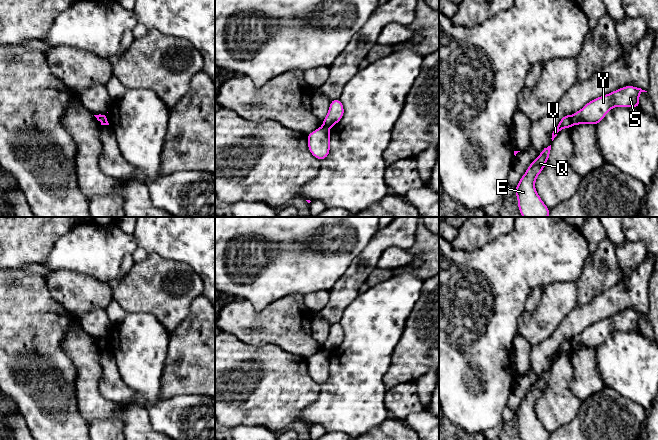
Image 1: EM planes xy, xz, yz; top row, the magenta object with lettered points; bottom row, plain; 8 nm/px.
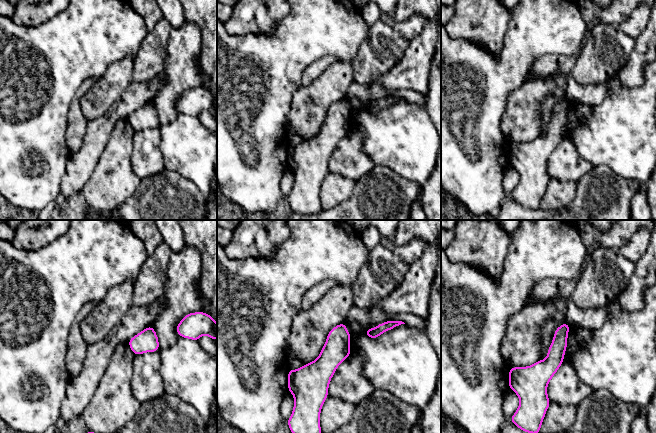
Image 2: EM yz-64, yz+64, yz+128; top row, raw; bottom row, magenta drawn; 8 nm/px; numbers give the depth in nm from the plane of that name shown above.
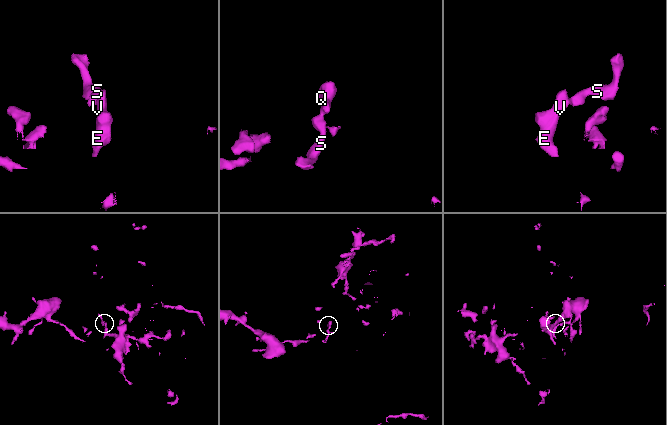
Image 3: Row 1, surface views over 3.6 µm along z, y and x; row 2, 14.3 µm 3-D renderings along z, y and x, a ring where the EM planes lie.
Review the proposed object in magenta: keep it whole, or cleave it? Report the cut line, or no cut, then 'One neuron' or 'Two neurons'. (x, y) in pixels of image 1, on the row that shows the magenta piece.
Split along yz (572, 115), (574, 123). Two neurons

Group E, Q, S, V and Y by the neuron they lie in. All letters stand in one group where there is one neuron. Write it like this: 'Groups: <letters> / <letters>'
Groups: E Q V / S Y

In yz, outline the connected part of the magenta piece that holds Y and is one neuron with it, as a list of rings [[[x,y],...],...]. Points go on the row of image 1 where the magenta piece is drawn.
[[[624,86],[609,94],[600,96],[574,113],[574,124],[599,124],[607,112],[614,107],[640,108],[639,95],[641,92],[647,91],[639,87]]]

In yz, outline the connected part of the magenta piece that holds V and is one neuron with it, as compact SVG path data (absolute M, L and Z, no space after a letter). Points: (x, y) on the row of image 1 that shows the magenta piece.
M565 115L560 120L559 124L555 128L555 130L552 133L552 141L557 136L557 134L563 129L563 128L572 128L574 125L574 118L573 115Z

